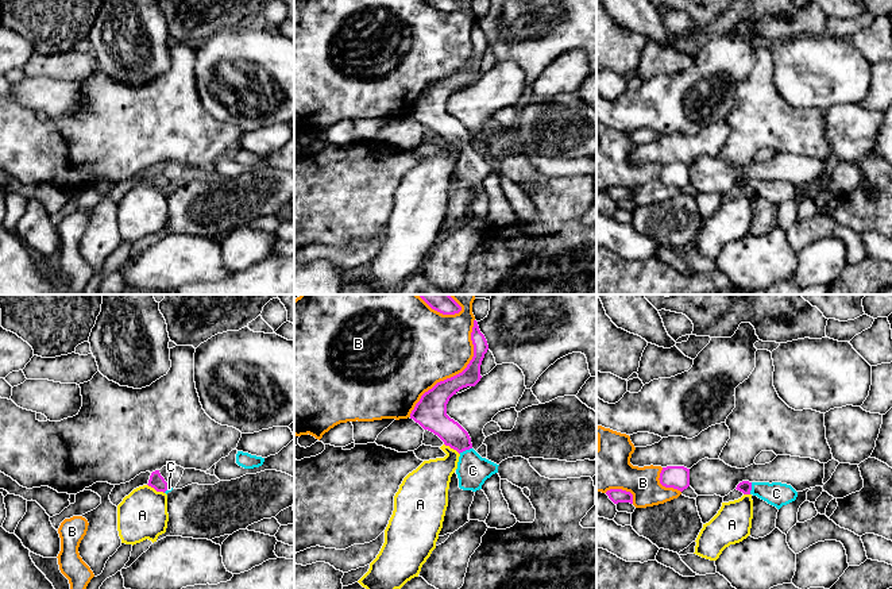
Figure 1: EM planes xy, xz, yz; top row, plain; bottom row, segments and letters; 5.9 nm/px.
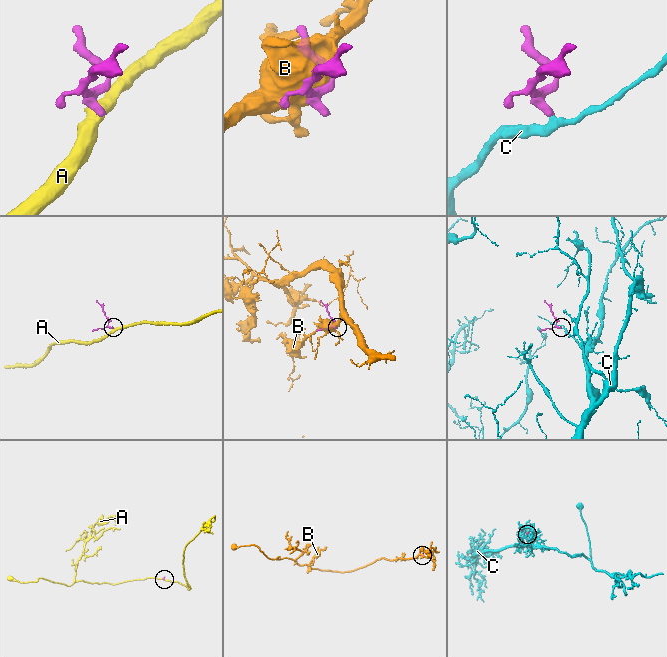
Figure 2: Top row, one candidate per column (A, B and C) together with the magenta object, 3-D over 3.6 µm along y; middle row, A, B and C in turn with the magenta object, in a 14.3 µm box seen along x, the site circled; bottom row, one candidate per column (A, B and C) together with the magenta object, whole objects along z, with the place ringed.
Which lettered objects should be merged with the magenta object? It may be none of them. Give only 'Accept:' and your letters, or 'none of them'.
Accept: C

